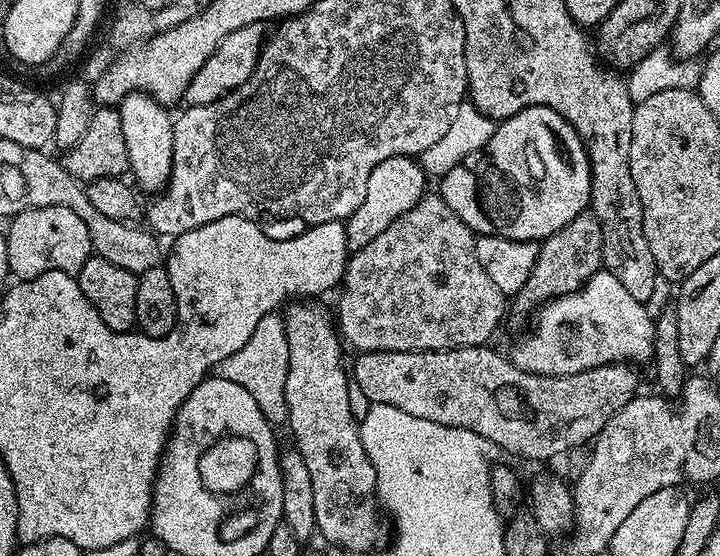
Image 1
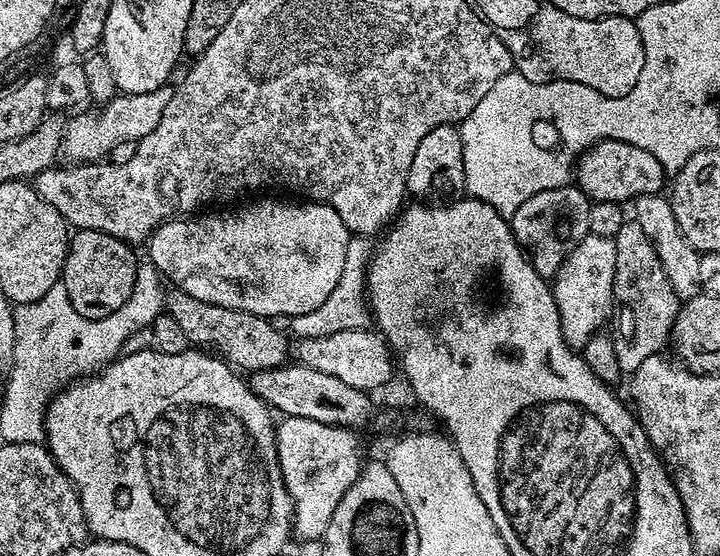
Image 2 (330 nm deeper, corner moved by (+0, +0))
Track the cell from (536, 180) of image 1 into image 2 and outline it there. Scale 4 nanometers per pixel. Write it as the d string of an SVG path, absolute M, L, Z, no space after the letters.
M599 140L592 147L584 149L574 168L574 180L589 200L619 205L623 205L624 200L635 201L637 196L655 196L663 193L666 188L662 162L658 162L654 154L621 140Z

